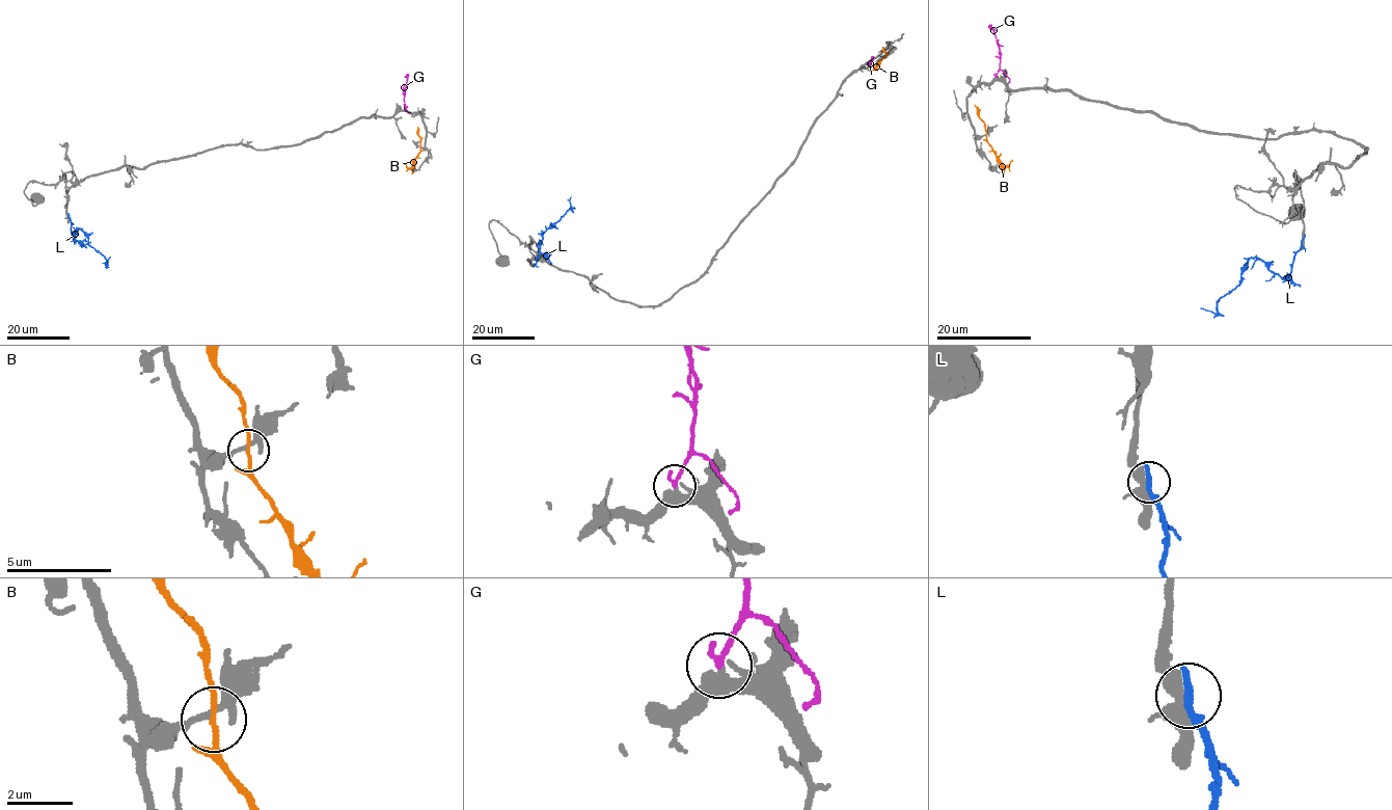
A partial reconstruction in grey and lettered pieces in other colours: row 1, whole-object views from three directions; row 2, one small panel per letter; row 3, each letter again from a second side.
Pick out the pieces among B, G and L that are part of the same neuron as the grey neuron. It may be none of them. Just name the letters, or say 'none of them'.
G

